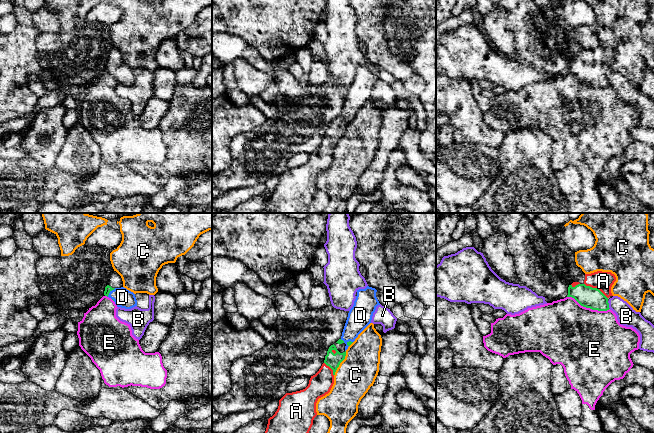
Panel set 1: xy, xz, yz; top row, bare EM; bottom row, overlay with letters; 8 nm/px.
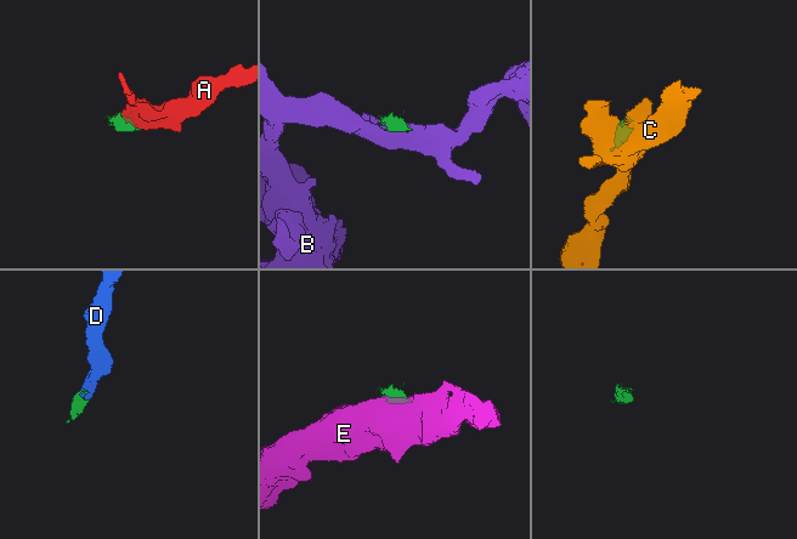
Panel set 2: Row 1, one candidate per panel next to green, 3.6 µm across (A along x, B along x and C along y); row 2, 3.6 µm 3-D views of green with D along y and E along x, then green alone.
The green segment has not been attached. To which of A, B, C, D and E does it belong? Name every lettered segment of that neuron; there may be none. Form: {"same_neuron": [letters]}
{"same_neuron": ["A", "D"]}

